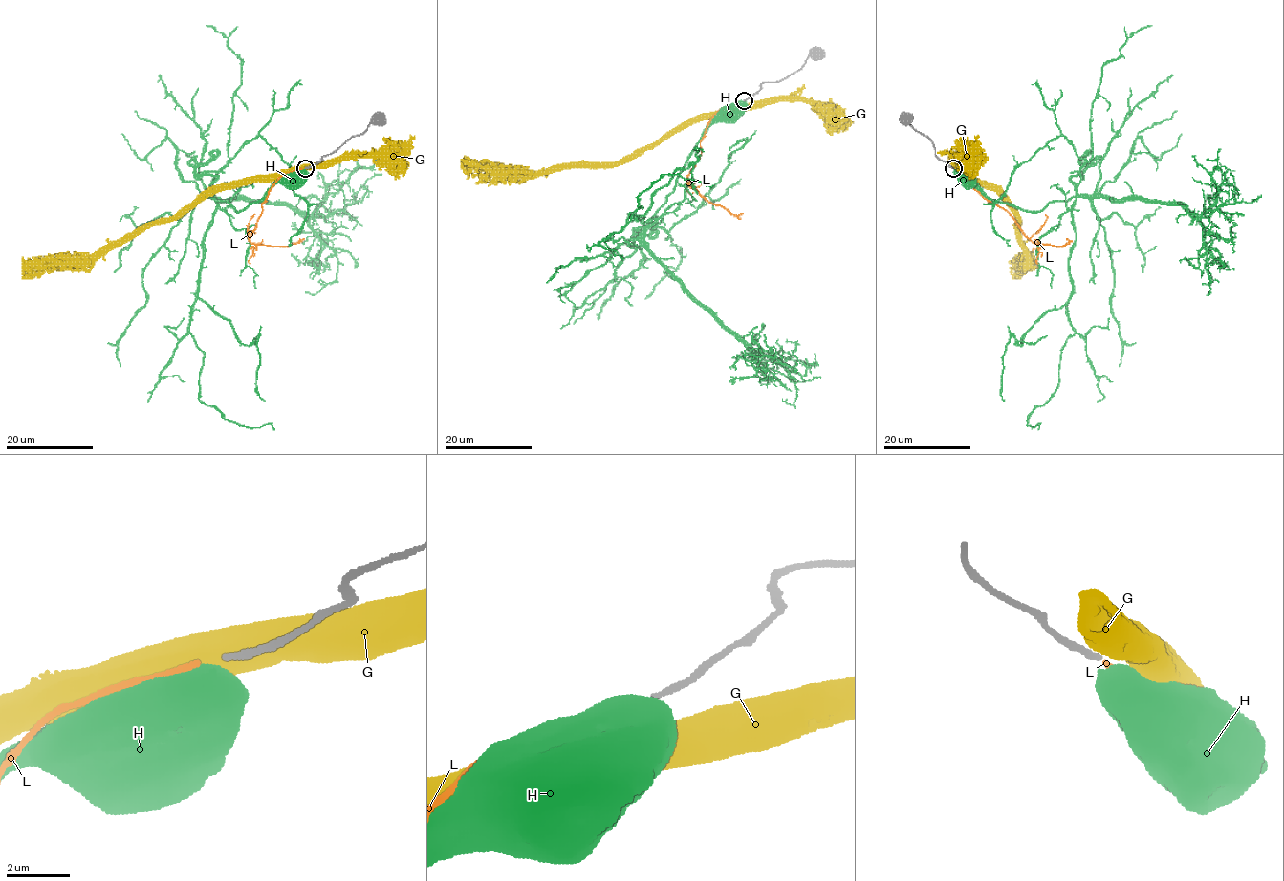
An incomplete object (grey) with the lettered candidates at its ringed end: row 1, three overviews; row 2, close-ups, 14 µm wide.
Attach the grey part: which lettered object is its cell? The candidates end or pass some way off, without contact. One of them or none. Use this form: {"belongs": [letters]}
{"belongs": ["L"]}

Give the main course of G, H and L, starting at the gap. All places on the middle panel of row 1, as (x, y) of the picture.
G: (744, 104), (702, 113), (617, 161), (564, 164), (529, 173), (479, 171), (461, 160)
H: (743, 100), (738, 100), (729, 112)
L: (740, 100), (721, 108), (713, 116), (700, 142), (701, 156), (688, 179), (708, 202), (737, 215), (743, 213)

